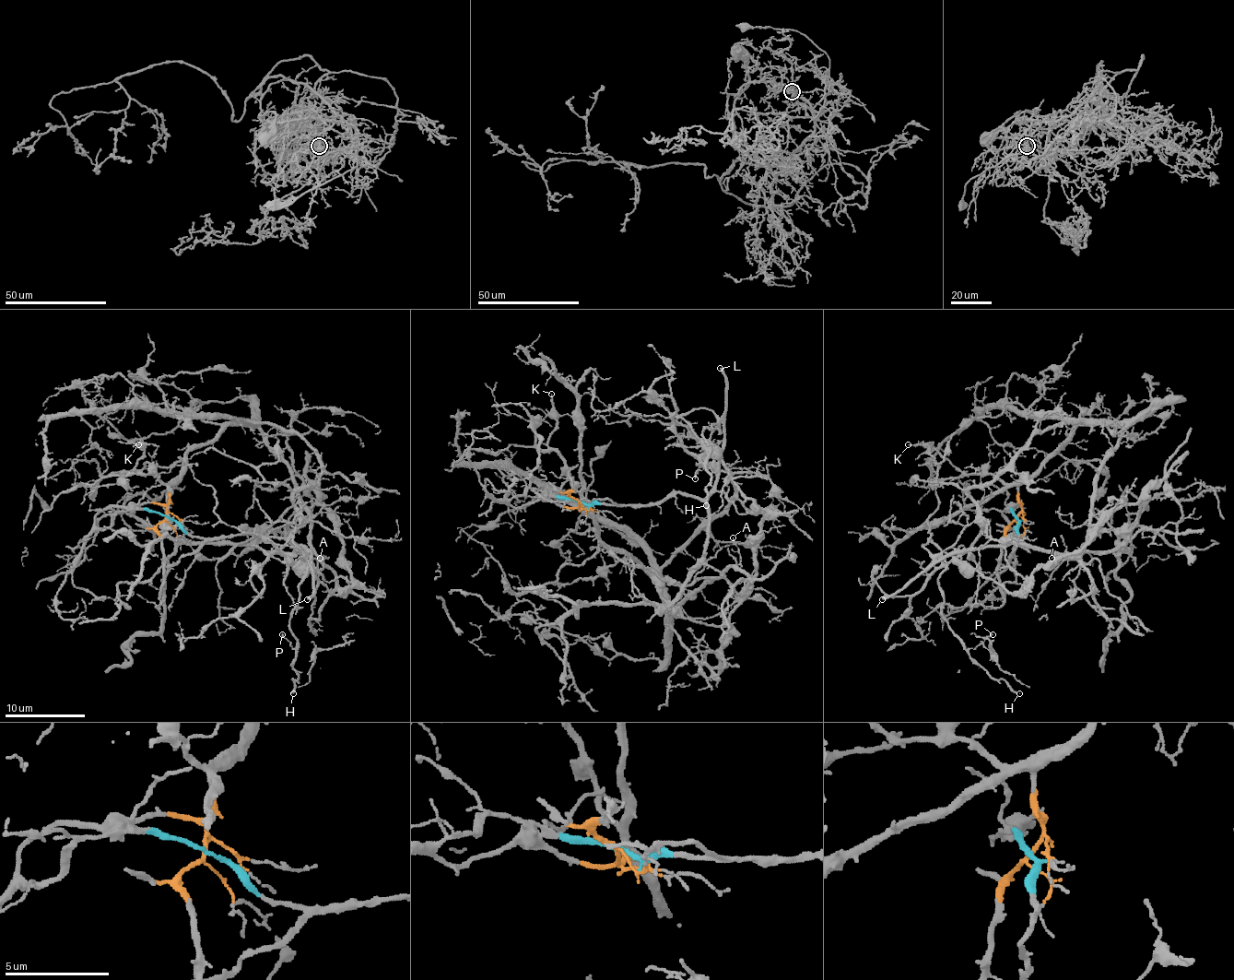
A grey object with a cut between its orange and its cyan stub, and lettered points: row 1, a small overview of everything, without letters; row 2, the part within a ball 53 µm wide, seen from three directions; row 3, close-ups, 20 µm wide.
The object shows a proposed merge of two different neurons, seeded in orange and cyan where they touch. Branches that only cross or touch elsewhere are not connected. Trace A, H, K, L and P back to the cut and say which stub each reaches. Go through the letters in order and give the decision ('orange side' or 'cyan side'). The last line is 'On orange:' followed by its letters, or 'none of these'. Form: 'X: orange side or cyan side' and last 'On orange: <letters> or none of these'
A: orange side
H: cyan side
K: orange side
L: cyan side
P: cyan side
On orange: A, K

